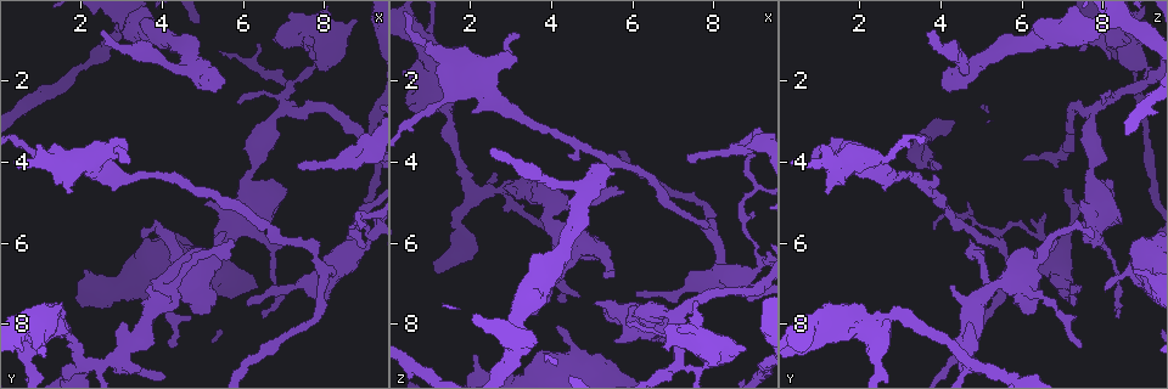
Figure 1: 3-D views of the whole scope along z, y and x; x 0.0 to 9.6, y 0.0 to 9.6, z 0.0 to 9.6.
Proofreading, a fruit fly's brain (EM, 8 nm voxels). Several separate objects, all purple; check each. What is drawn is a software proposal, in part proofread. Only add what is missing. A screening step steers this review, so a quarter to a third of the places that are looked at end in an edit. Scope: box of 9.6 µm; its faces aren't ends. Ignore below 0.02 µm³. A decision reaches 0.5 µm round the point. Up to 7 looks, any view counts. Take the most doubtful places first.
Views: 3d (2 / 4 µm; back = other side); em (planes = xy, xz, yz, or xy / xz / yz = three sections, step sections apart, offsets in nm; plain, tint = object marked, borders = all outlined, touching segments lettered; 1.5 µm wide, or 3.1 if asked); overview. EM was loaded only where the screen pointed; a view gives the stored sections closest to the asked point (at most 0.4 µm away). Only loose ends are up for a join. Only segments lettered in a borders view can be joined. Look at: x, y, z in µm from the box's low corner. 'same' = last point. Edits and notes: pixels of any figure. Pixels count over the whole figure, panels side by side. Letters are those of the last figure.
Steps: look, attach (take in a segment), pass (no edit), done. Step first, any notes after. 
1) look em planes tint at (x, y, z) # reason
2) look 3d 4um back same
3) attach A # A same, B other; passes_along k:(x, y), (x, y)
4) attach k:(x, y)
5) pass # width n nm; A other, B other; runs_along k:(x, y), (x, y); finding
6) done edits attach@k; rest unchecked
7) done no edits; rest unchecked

look em planes plain at (7.30, 4.05, 3.85) # long arm stops here

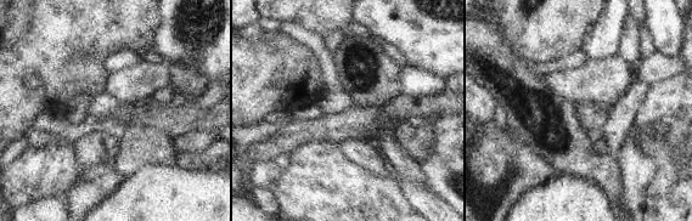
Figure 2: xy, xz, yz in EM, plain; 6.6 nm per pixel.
look em planes borders same

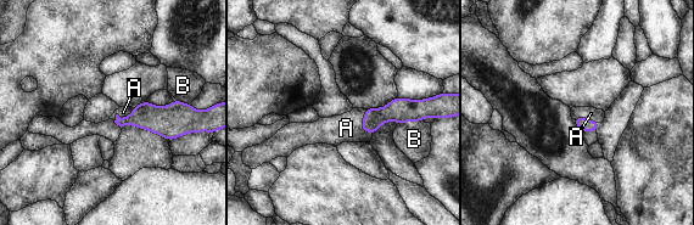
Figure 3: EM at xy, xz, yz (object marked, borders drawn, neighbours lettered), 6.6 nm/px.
attach A # A same, B other; passes_along 3:(397, 111), (362, 124), (346, 128); the neuron continues

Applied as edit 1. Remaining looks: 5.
look 3d 4um back at (5.10, 5.05, 7.50) # branch stops here

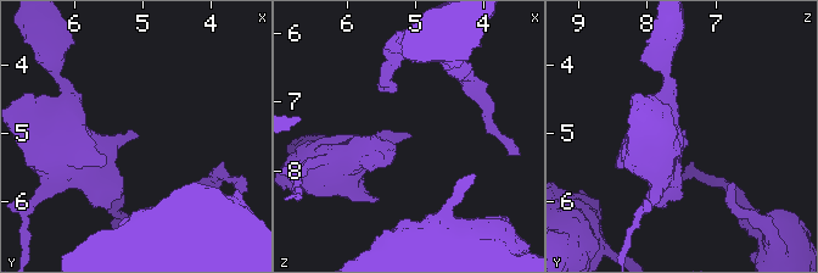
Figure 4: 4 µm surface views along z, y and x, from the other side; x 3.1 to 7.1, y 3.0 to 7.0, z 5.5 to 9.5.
look em planes borders at (5.05, 5.00, 7.45) # need the tissue

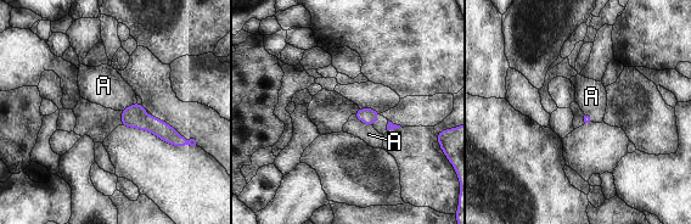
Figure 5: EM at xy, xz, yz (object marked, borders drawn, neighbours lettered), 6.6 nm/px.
pass # A other; runs_along 5:(123, 116), (151, 123), (180, 143); no lettered segment goes on from it

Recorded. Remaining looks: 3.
look em xy step 8 borders at (2.10, 6.70, 8.75) # long arm stops here

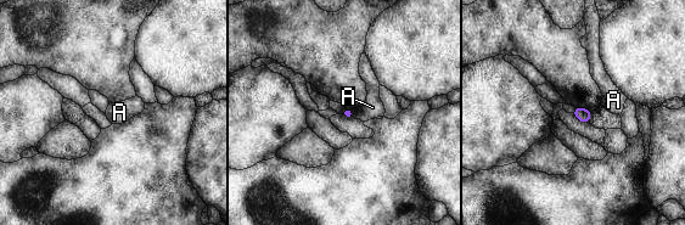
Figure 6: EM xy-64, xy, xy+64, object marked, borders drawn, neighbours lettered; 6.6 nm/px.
pass # A other; border 6:(351, 110), (354, 117); none of them fits

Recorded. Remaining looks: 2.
done edits attach@3; rest unchecked

